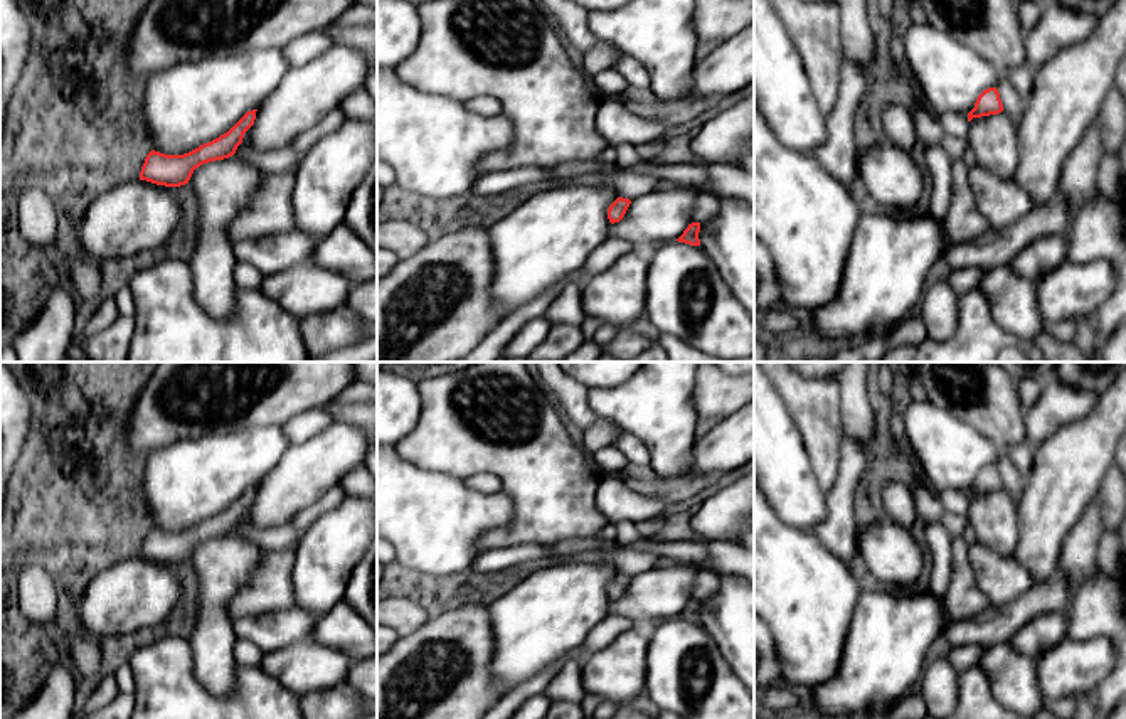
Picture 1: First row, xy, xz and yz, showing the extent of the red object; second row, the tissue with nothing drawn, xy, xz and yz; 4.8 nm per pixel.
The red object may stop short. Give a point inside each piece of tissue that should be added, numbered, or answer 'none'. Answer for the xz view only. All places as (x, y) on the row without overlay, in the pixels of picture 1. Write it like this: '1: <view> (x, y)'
none

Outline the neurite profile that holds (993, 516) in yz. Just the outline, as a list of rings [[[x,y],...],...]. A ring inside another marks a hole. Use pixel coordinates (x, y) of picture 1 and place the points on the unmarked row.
[[[1003,488],[973,495],[966,520],[983,546],[1003,556],[1012,556],[1017,551],[1020,539],[1018,505]]]

